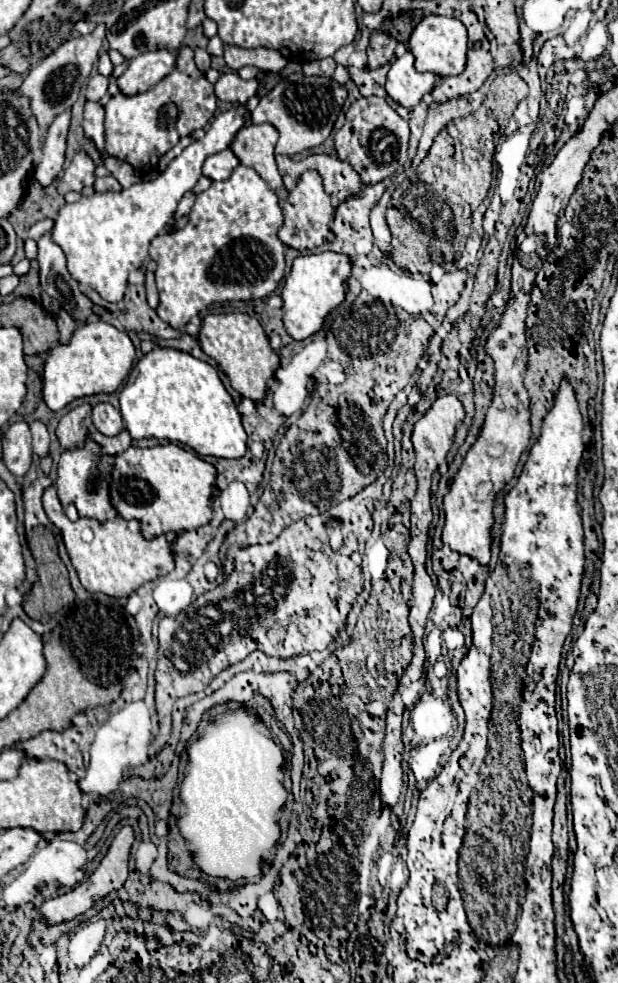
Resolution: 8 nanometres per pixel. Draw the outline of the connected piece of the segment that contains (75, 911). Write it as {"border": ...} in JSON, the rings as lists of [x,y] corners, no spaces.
{"border":[[[122,827],[120,833],[114,837],[106,857],[102,859],[102,863],[98,865],[98,869],[86,879],[86,883],[78,885],[74,891],[66,893],[66,895],[60,895],[60,897],[54,897],[50,901],[46,901],[42,907],[40,907],[40,915],[42,919],[46,921],[48,927],[52,925],[58,925],[58,923],[66,923],[66,921],[72,921],[74,917],[86,913],[96,901],[104,899],[110,891],[116,891],[124,885],[126,877],[128,877],[128,855],[130,855],[130,847],[132,847],[132,841],[134,841],[134,833],[132,833],[132,827]]]}

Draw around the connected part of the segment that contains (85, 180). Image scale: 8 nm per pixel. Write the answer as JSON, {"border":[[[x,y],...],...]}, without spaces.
{"border":[[[78,151],[70,163],[70,167],[64,171],[62,179],[58,181],[58,193],[66,195],[70,191],[82,191],[84,187],[94,183],[94,161],[84,153]]]}

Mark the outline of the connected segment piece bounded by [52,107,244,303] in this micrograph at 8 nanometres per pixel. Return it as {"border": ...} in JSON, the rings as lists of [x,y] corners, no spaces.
{"border":[[[244,107],[230,109],[212,121],[206,137],[196,139],[182,151],[182,155],[172,159],[158,179],[136,183],[116,193],[94,193],[90,197],[80,197],[76,203],[66,203],[54,223],[52,241],[62,247],[70,275],[78,283],[90,285],[102,299],[112,303],[122,301],[130,271],[140,269],[146,261],[150,241],[170,223],[182,195],[200,179],[204,159],[228,149],[242,125]]]}

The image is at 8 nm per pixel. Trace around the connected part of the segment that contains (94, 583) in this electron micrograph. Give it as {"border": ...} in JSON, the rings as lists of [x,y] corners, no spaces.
{"border":[[[54,485],[44,489],[42,507],[44,507],[48,519],[58,529],[62,529],[62,539],[70,553],[72,565],[74,565],[82,585],[90,593],[104,593],[110,597],[128,597],[142,583],[154,581],[156,577],[162,577],[164,573],[170,573],[174,569],[172,545],[168,543],[168,539],[164,535],[156,537],[152,541],[144,539],[140,533],[140,521],[136,521],[136,519],[126,521],[124,517],[116,515],[116,517],[110,517],[104,525],[100,525],[96,519],[78,519],[76,523],[72,523],[72,521],[68,521],[62,505],[58,501]]]}

